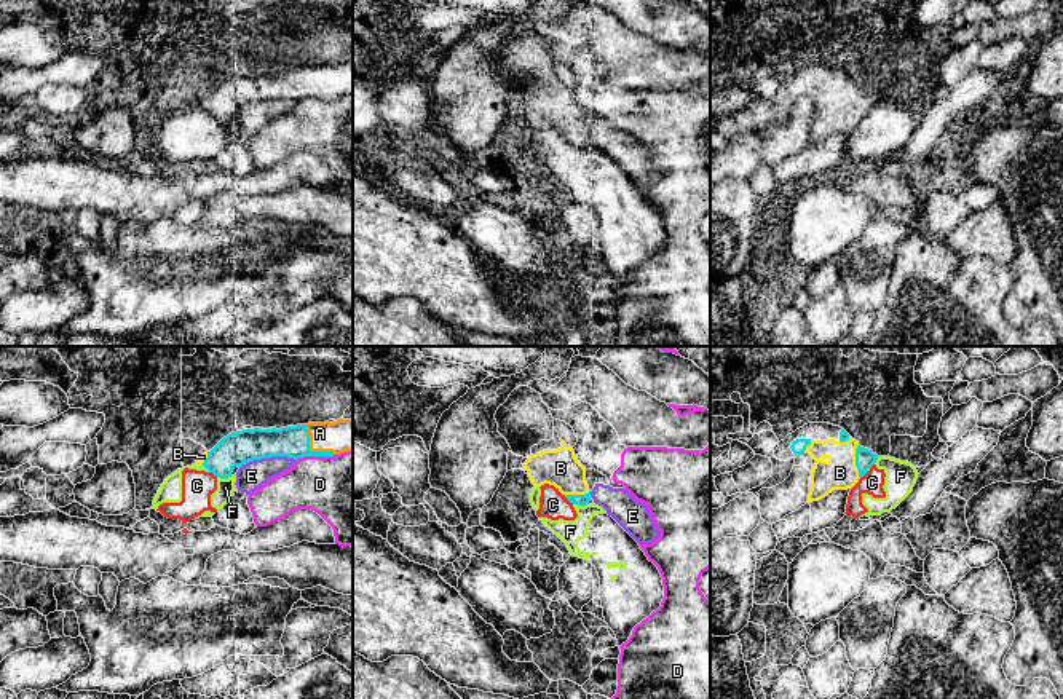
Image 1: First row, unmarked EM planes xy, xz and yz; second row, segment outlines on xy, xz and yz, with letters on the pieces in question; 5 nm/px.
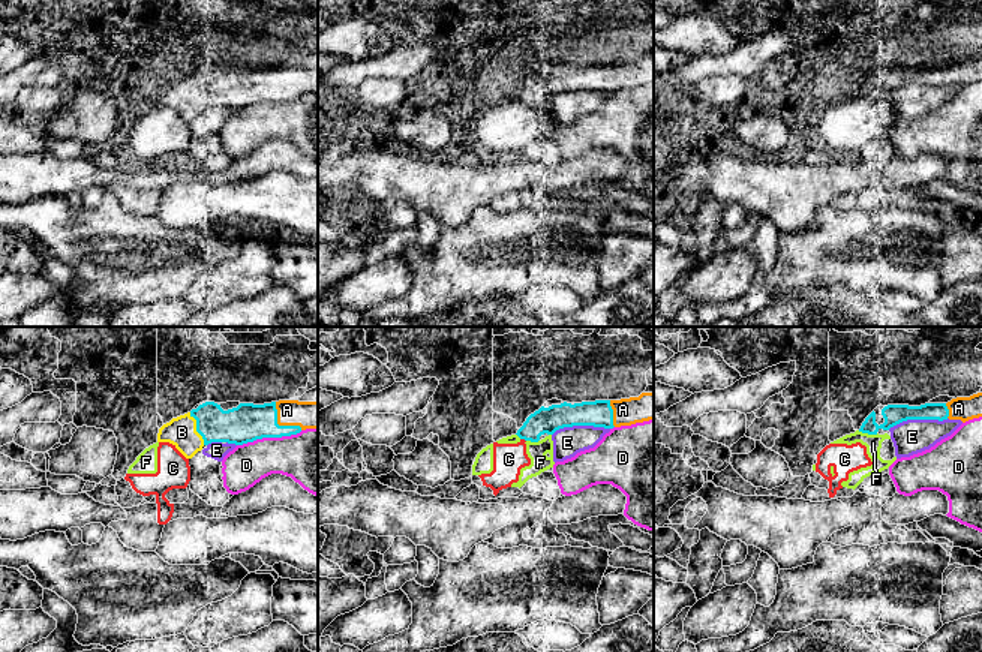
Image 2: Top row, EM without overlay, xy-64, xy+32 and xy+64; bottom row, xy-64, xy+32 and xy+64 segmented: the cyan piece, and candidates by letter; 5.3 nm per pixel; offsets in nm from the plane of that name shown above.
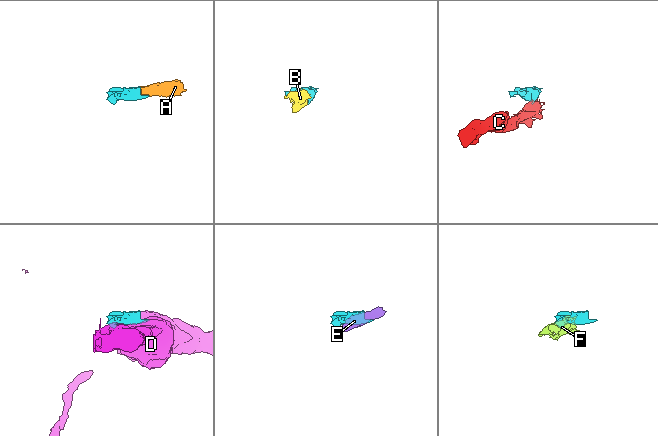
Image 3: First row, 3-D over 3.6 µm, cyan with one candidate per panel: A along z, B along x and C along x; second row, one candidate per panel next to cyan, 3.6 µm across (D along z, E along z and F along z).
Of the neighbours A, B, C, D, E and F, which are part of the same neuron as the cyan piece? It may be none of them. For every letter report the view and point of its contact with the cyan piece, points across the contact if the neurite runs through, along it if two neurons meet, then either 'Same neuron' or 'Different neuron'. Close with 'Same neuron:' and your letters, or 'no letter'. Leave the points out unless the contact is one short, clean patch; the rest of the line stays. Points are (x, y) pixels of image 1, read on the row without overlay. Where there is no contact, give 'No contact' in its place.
A: Touches cyan at xy (310, 93). Path across: xy (294, 83), (300, 83), (310, 93), (321, 82), (340, 78). Same neuron
B: Touches cyan at yz (856, 104). Same neuron
C: Touches cyan at xz (569, 142). Different neuron
D: Touches cyan at xy (315, 98). Boundary: xy (334, 96), (304, 98), (296, 102). Different neuron
E: Touches cyan at xy (267, 99). Different neuron
F: Touches cyan at xz (581, 147). Different neuron
Same neuron: A, B

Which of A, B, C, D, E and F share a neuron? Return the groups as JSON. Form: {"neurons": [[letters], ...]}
{"neurons": [["A", "B"], ["C", "F"], ["D"], ["E"]]}

